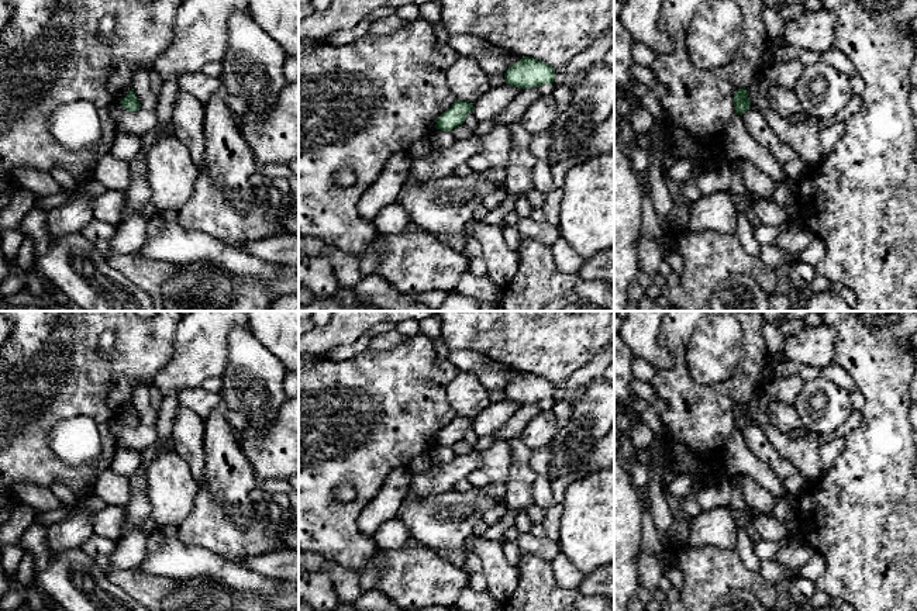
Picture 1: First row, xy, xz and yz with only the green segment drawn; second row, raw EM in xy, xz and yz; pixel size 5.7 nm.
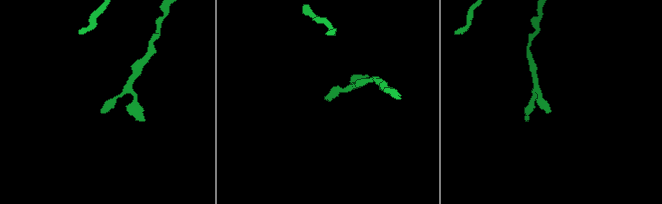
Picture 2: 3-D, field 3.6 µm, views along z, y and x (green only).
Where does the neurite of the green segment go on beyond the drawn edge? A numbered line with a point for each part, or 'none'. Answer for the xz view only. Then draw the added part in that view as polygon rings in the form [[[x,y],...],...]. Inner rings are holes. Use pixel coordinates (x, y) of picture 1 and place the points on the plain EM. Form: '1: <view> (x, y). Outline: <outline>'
none

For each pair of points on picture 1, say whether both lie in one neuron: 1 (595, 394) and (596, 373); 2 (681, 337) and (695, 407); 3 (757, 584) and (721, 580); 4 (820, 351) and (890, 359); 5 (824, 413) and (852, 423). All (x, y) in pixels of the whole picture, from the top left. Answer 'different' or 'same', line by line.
1: different
2: same
3: same
4: different
5: different

